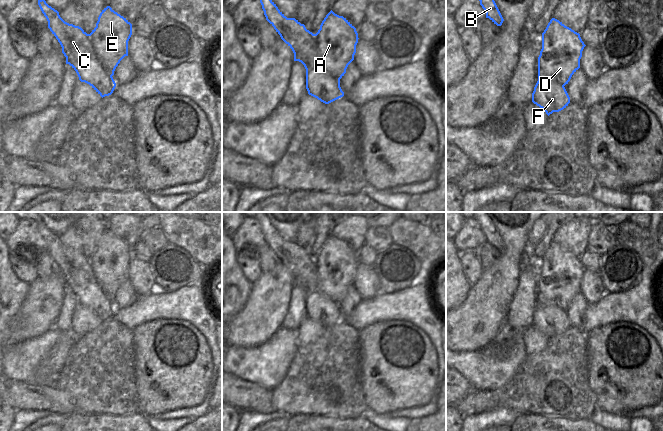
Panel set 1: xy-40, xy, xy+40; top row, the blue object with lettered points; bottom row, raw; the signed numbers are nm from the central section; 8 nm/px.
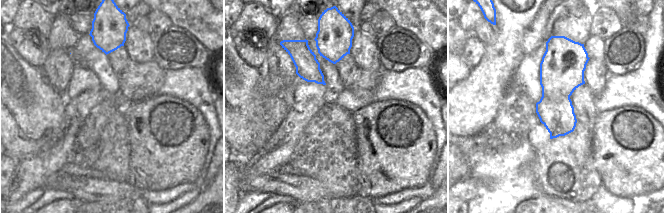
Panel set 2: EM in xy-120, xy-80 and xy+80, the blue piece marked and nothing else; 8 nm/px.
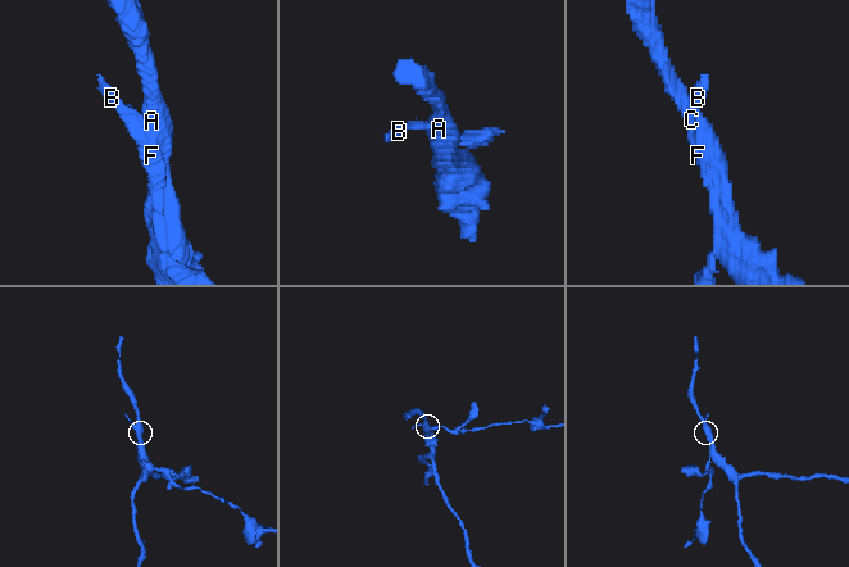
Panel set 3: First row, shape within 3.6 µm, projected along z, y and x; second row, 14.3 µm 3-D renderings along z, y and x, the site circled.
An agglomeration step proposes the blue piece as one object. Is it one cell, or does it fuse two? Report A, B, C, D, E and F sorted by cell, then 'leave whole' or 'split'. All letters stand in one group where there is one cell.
A D E / B C F; split

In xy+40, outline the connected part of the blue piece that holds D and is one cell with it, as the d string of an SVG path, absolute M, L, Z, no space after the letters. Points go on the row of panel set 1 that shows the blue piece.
M552 18L542 33L542 49L538 57L538 80L568 84L580 68L586 45L580 34Z

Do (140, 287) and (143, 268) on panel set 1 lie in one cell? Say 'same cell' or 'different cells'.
same cell

